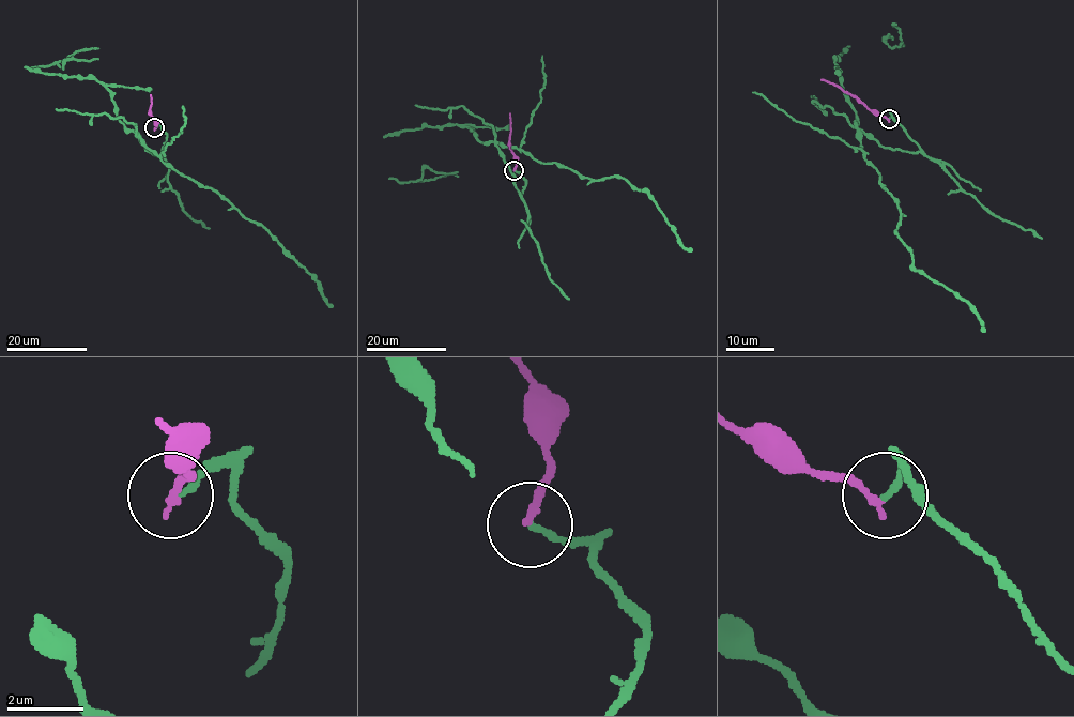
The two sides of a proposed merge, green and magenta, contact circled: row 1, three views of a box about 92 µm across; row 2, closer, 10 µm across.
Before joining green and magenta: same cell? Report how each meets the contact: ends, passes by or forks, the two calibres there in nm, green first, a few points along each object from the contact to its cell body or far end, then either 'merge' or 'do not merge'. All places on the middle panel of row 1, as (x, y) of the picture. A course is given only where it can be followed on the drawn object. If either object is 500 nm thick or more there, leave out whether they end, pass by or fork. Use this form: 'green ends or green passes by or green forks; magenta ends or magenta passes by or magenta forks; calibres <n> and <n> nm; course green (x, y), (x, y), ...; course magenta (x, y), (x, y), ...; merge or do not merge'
green ends; magenta ends; calibres 170 and 190 nm; course green (515, 170), (526, 182), (521, 196), (495, 145), (584, 178), (623, 178), (645, 191), (678, 241), (692, 250); course magenta (515, 170), (509, 112); do not merge

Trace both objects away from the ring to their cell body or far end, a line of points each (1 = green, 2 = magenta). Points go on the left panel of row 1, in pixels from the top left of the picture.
1: (155, 127), (167, 136), (162, 153), (148, 152), (136, 137), (162, 161), (259, 223), (318, 283), (333, 306)
2: (155, 128), (150, 94)

